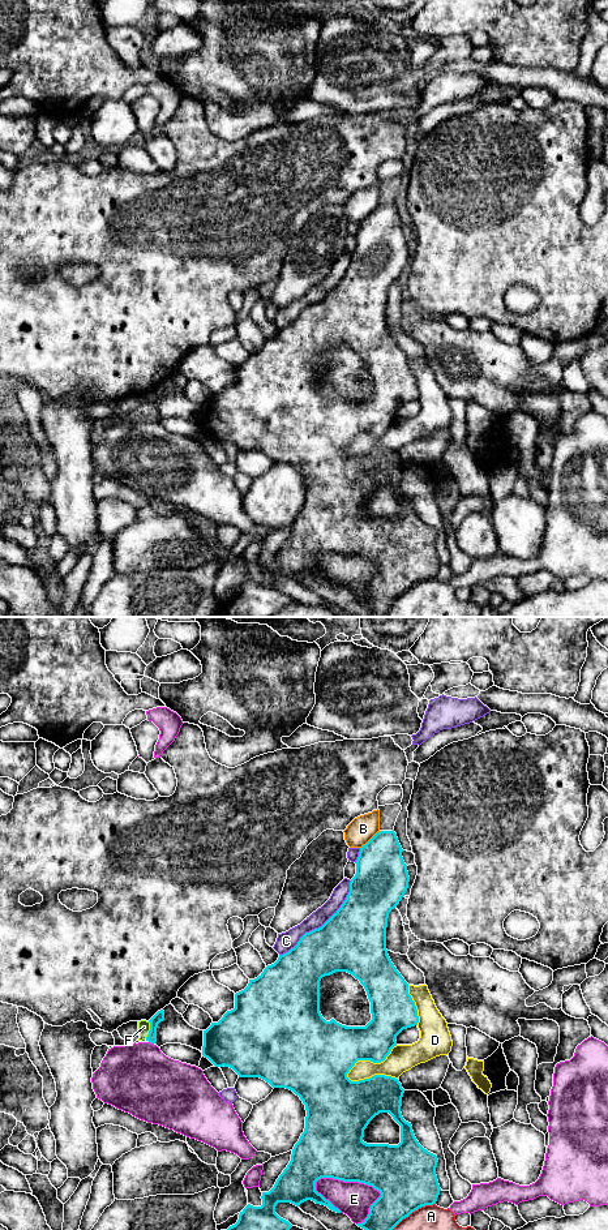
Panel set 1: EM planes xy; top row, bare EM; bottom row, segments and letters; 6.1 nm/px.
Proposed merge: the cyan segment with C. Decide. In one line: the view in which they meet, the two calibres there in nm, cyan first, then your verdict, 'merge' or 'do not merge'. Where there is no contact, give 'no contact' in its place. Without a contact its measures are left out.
meets cyan in xy; 400 nm thick on the cyan side, 110 nm on the other; do not merge

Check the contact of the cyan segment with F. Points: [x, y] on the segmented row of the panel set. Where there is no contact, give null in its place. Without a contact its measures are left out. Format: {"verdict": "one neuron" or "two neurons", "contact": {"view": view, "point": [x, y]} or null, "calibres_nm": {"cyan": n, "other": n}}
{"verdict": "two neurons", "contact": {"view": "xy", "point": [150, 1029]}, "calibres_nm": {"cyan": 60, "other": 80}}

